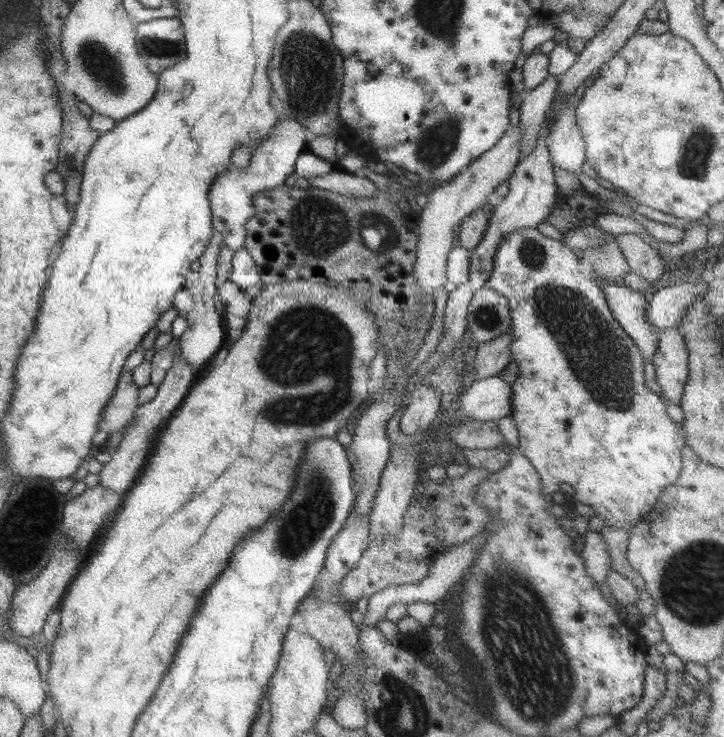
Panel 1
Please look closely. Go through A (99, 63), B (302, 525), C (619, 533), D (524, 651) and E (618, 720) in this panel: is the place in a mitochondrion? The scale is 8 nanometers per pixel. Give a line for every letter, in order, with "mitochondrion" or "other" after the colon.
A: mitochondrion
B: mitochondrion
C: other
D: mitochondrion
E: other

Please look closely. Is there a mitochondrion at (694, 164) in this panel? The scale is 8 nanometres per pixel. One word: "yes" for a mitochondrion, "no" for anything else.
yes

